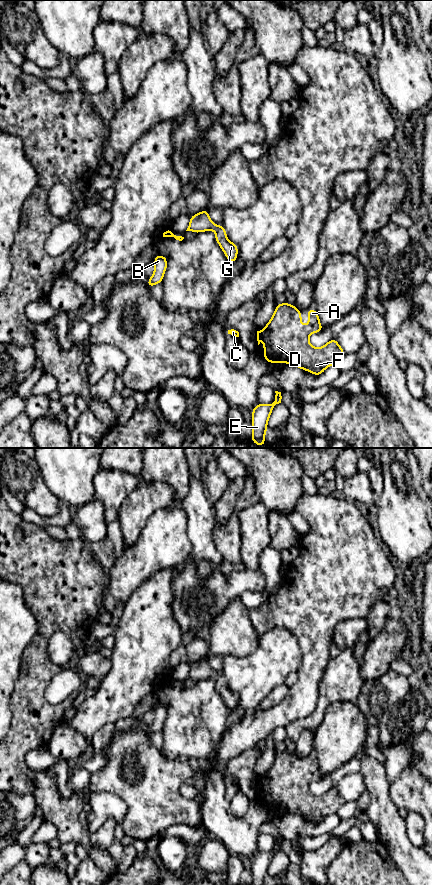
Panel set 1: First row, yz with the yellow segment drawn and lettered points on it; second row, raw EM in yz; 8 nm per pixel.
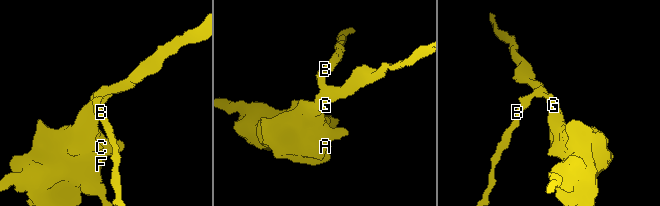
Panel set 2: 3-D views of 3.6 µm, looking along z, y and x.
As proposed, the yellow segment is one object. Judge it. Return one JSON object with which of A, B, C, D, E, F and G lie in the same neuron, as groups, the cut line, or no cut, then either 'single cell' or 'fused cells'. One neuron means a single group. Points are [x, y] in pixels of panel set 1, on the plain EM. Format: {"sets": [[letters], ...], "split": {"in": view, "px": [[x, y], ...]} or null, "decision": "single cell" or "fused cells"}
{"sets": [["A", "B", "C", "D", "E", "F", "G"]], "split": null, "decision": "single cell"}

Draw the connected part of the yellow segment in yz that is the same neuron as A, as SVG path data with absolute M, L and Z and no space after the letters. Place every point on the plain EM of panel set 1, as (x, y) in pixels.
M287 749L277 752L274 762L263 778L257 779L258 793L264 789L263 803L267 811L283 810L297 814L320 824L323 819L345 803L337 787L332 787L323 795L316 796L309 791L309 783L323 777L317 758L308 757L310 769L304 775L301 761Z

